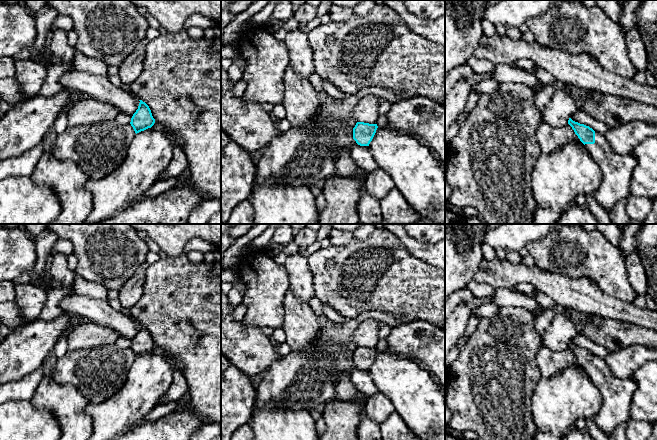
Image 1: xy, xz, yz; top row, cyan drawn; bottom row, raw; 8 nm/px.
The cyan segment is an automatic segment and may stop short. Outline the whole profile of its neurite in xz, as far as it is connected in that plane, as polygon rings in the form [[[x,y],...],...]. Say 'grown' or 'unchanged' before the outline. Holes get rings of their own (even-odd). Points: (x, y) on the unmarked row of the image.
unchanged | [[[357,346],[353,352],[353,363],[360,370],[369,370],[377,352],[377,348]]]

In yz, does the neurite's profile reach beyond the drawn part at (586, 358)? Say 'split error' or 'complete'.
split error

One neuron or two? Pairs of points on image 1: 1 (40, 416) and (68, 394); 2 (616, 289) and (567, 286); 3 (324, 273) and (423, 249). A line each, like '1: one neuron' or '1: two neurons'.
1: two neurons
2: two neurons
3: two neurons

